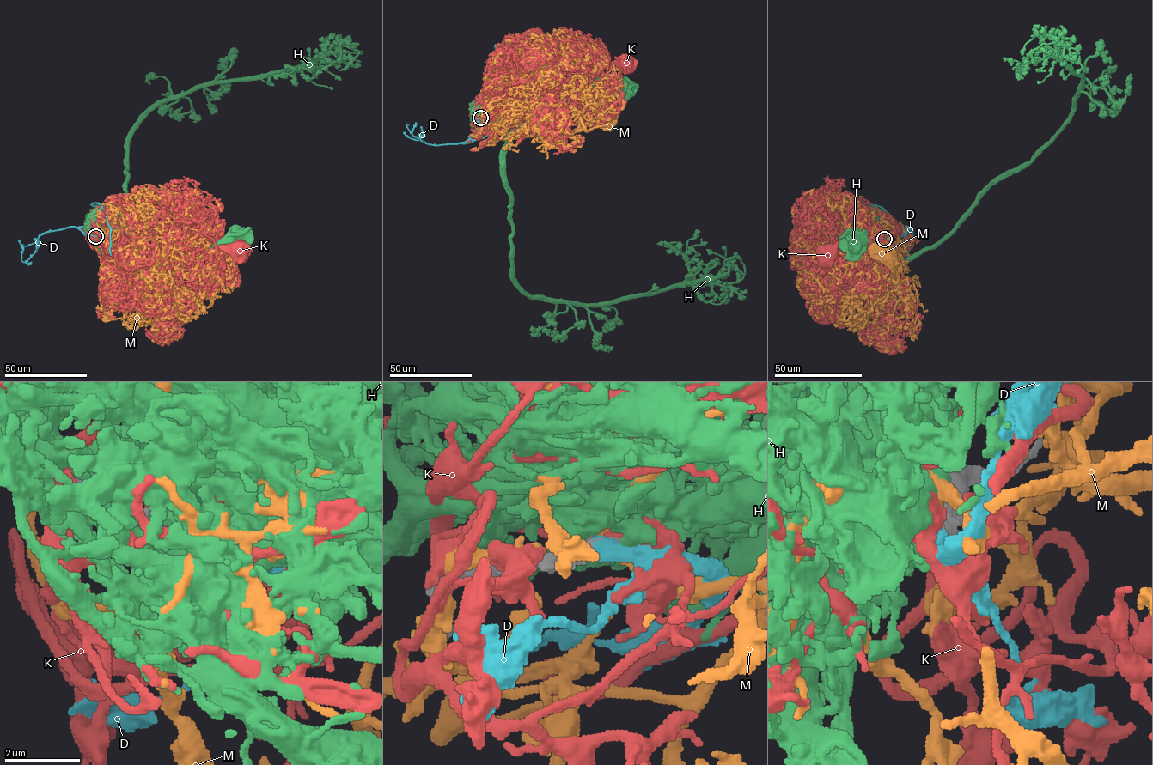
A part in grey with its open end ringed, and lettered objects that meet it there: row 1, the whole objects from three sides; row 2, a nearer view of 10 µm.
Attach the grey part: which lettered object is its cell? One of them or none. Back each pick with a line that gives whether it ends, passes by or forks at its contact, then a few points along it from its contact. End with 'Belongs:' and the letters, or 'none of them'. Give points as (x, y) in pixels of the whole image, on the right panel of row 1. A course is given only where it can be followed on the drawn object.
D: it ends there; it runs (884, 239), (889, 216), (901, 235), (912, 229), (909, 252), (898, 266), (893, 264), (892, 248)
Belongs: D

